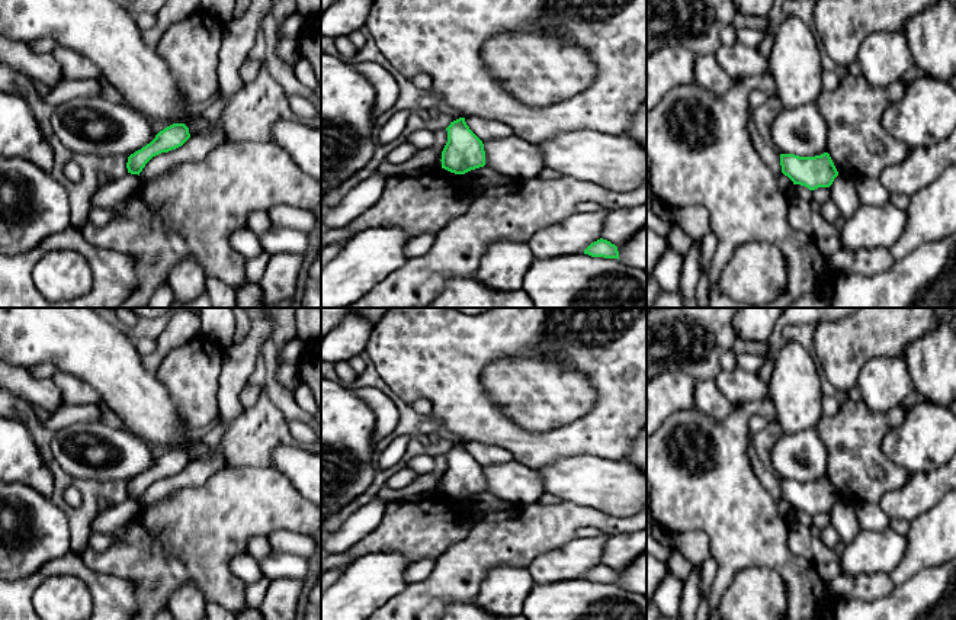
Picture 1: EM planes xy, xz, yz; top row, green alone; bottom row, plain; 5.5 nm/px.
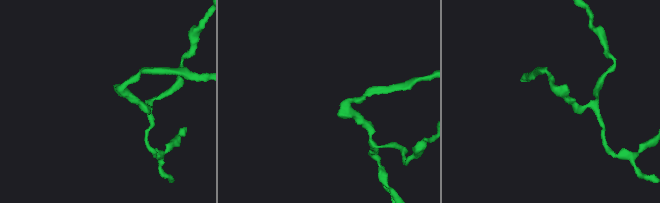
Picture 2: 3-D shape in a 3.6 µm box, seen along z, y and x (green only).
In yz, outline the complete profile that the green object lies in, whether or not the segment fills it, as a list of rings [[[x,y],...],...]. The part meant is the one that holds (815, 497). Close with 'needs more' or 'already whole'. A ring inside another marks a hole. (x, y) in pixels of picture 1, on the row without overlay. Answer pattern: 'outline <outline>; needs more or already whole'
outline [[[828,478],[815,482],[799,482],[795,479],[780,479],[782,498],[793,510],[801,510],[809,515],[830,513],[838,497]]]; already whole

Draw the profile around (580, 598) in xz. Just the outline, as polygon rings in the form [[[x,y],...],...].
[[[584,578],[546,581],[527,592],[522,616],[526,620],[647,620],[647,597]]]

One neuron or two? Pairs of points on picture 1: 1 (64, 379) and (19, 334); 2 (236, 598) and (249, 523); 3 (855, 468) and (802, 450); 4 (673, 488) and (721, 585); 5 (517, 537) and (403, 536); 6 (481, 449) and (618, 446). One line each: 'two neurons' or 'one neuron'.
1: two neurons
2: one neuron
3: two neurons
4: one neuron
5: two neurons
6: two neurons

